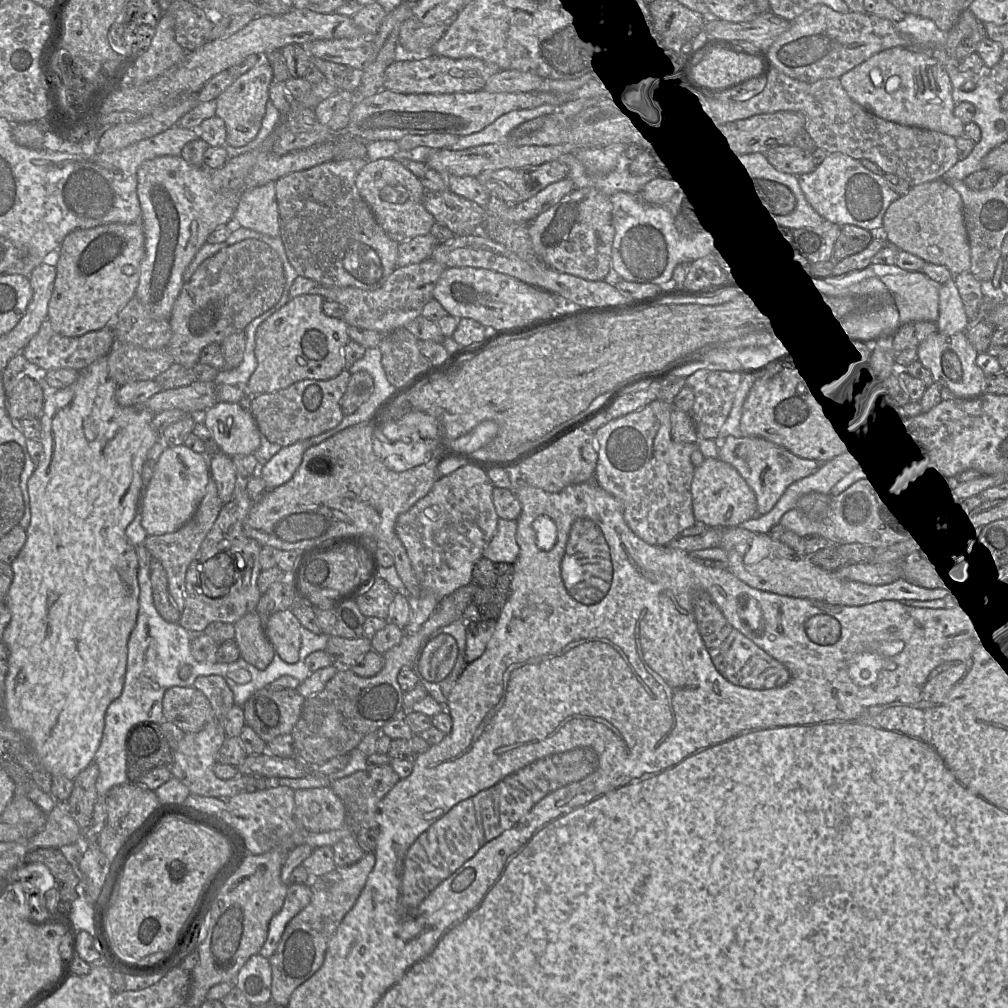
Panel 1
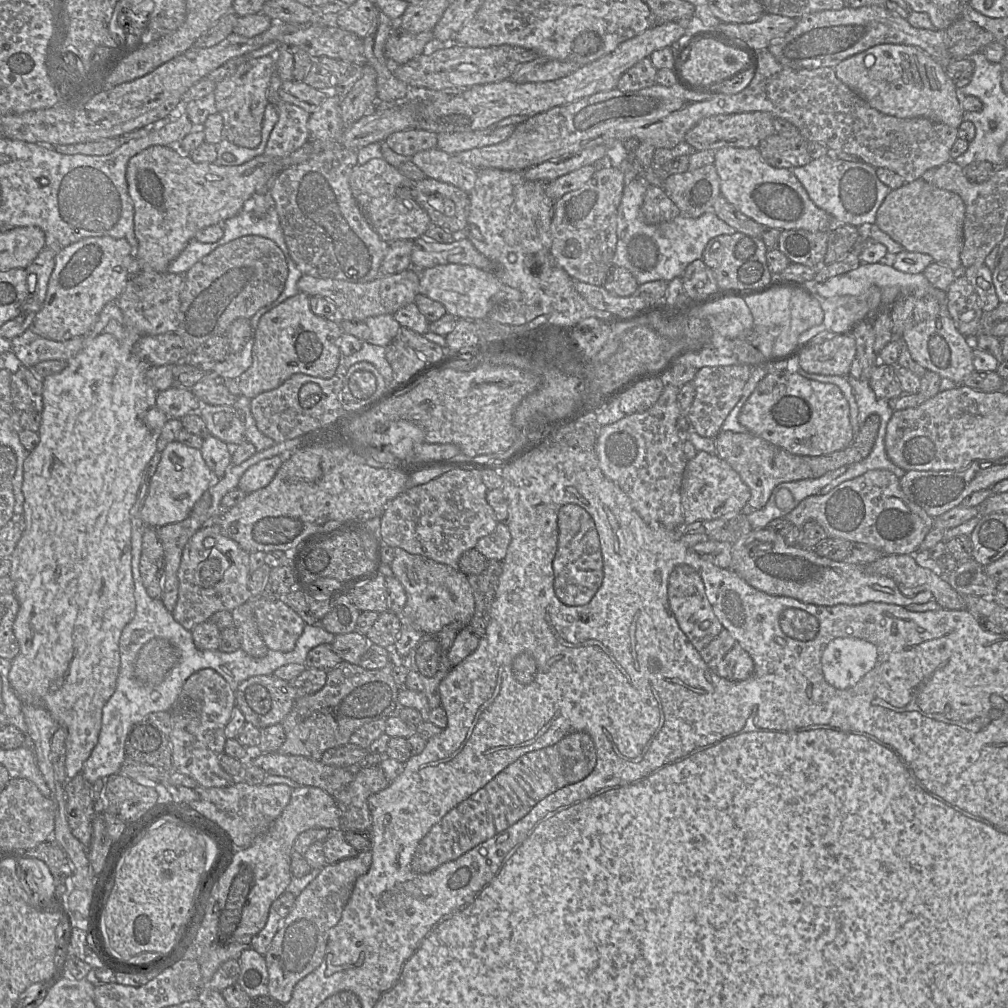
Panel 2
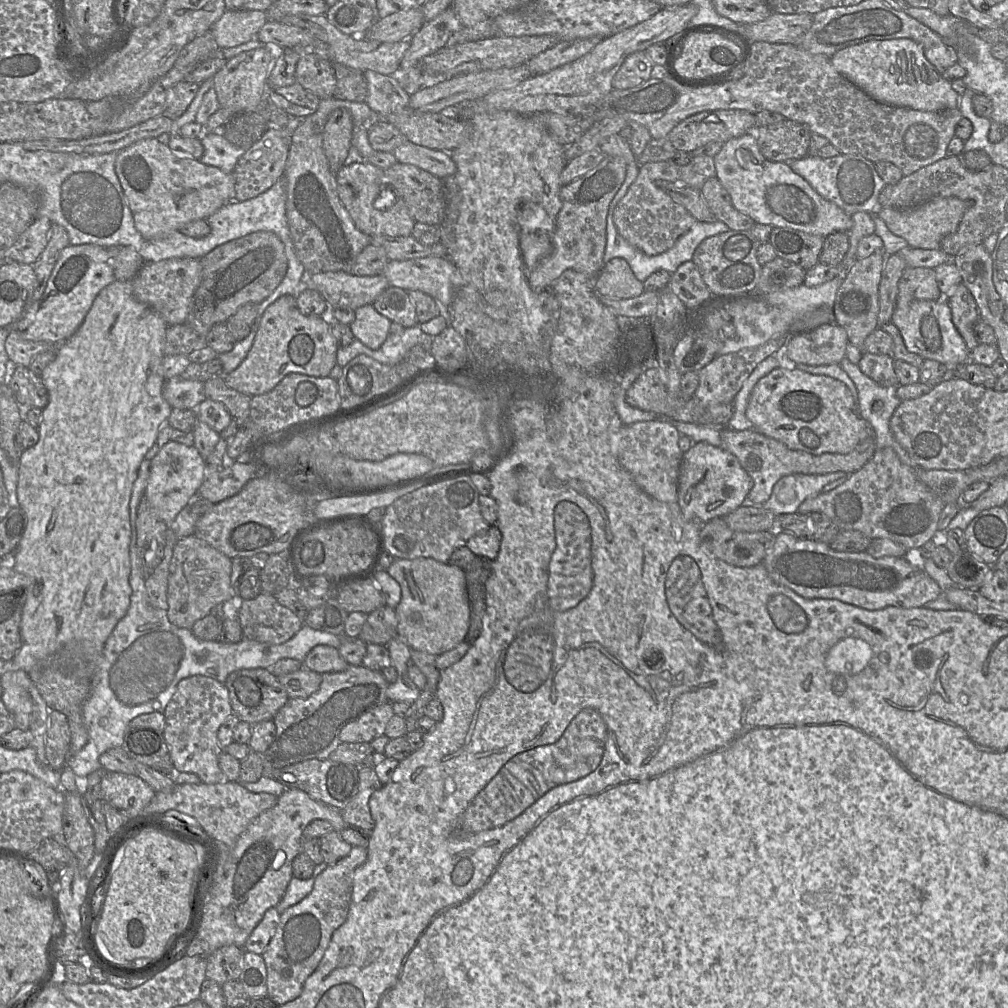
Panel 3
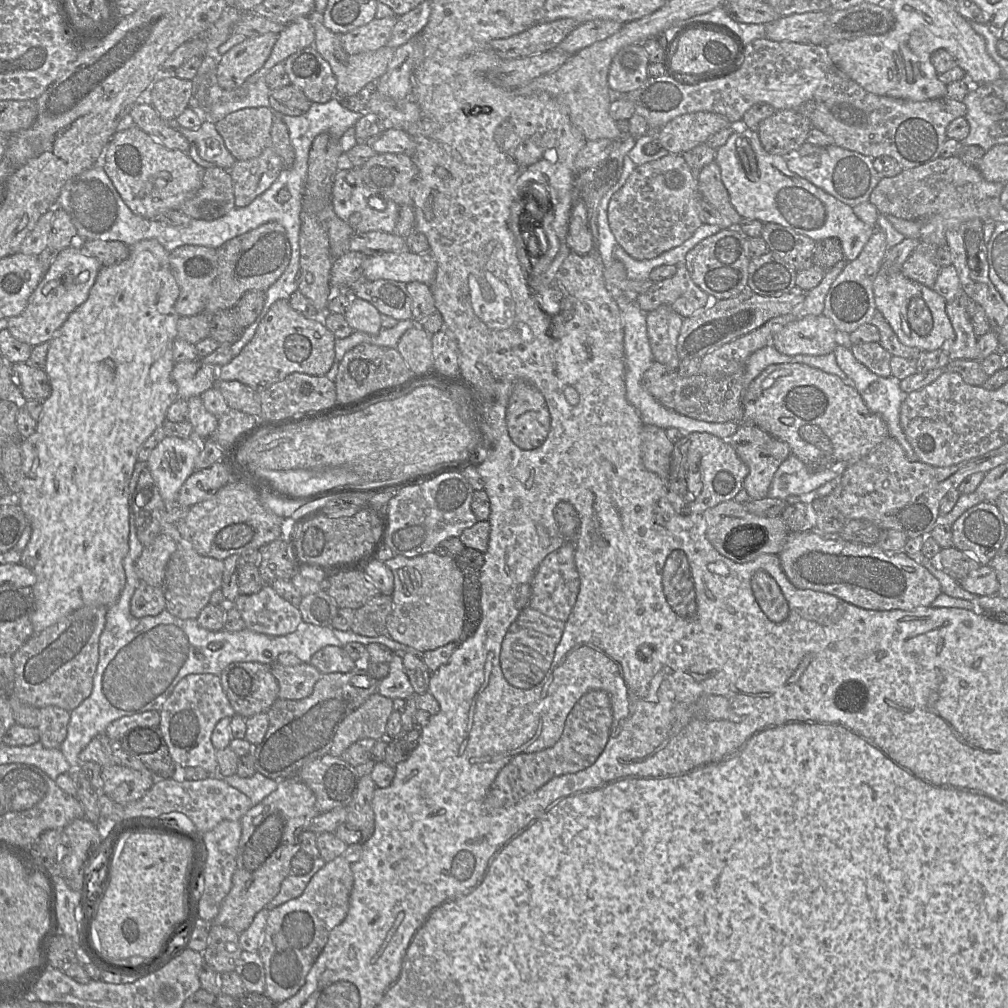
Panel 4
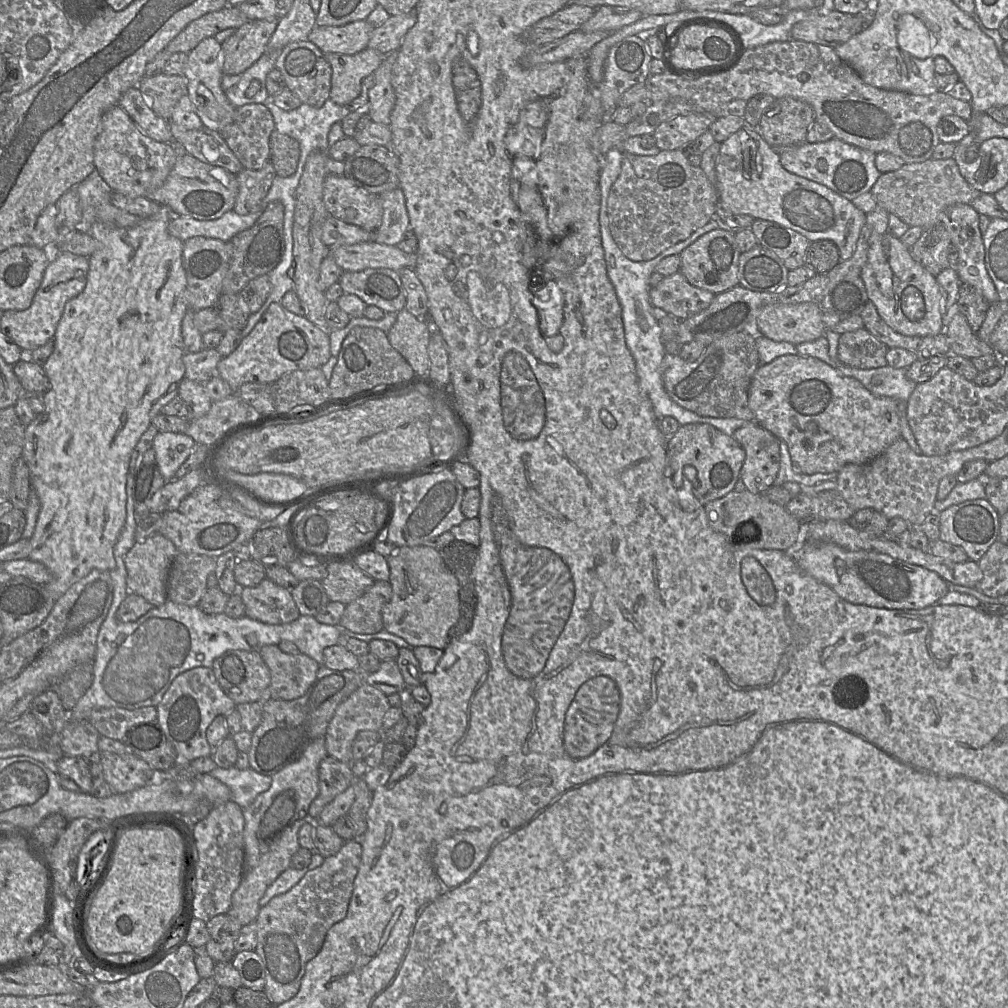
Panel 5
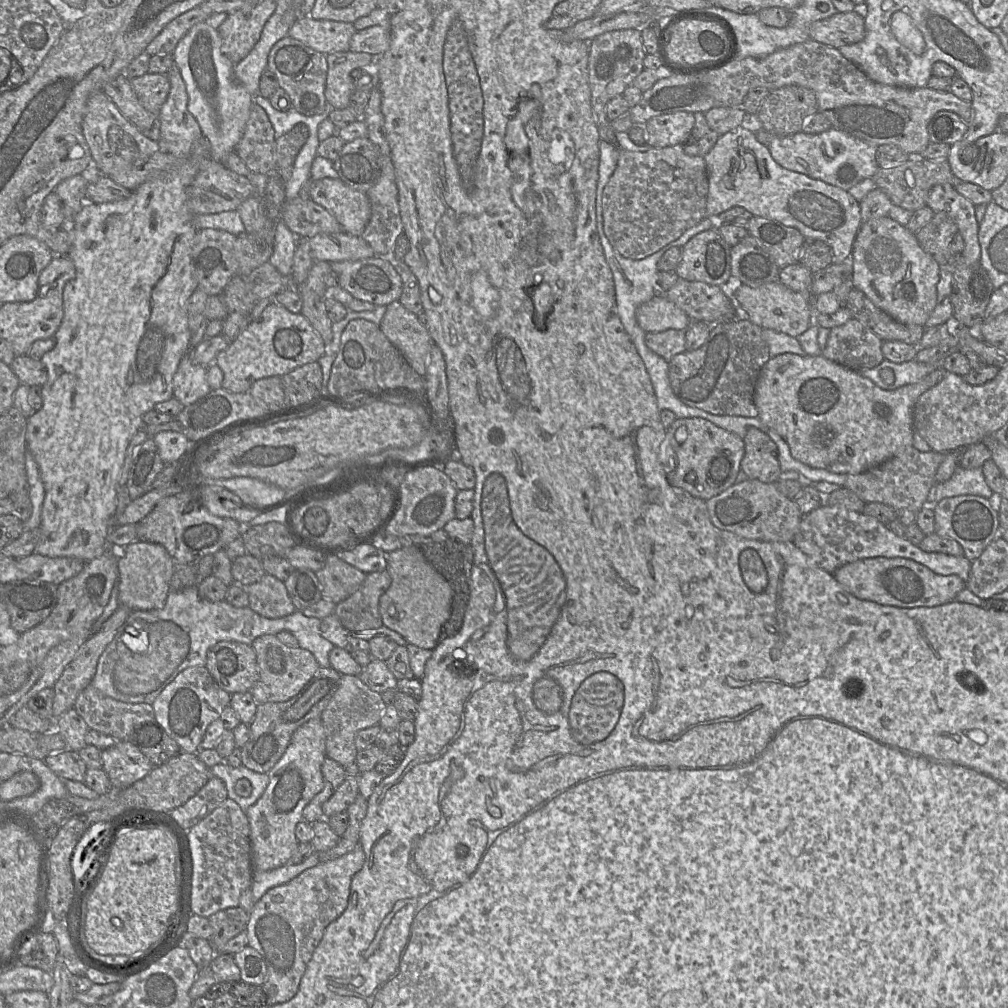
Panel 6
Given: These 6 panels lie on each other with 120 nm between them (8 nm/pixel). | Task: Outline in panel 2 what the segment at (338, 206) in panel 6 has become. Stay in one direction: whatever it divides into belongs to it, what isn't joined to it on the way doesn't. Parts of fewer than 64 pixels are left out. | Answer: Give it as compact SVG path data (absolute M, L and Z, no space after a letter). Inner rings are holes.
M382 157L357 164L350 174L349 186L364 217L387 243L396 240L414 241L423 237L431 224L428 214L413 197L412 183Z

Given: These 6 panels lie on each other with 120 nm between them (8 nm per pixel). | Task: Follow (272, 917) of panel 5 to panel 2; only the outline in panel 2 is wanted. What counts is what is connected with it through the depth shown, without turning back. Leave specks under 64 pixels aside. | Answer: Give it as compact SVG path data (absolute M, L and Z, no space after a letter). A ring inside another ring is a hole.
M371 851L326 864L317 877L296 897L289 914L274 935L264 954L268 971L268 994L281 1004L290 1001L295 985L322 962L331 929L339 922L356 879L371 865Z

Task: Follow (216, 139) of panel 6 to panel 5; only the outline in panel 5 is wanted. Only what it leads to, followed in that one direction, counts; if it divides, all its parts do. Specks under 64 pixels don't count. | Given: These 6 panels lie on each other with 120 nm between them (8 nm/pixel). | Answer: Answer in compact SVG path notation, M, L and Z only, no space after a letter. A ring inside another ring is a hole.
M214 37L203 39L187 54L183 75L188 80L188 95L194 112L200 117L203 125L210 130L220 132L233 121L235 107L229 102L221 88L223 71L221 69L222 44Z

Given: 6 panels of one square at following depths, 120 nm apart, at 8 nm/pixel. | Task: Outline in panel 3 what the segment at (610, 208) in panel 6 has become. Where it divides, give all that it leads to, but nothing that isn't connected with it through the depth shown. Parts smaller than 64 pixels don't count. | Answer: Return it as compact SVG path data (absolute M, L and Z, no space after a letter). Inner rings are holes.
M672 160L649 162L639 165L639 173L626 195L614 210L614 223L619 234L633 247L654 256L674 246L696 221L680 204L656 186L659 180L676 182L680 178L680 168Z

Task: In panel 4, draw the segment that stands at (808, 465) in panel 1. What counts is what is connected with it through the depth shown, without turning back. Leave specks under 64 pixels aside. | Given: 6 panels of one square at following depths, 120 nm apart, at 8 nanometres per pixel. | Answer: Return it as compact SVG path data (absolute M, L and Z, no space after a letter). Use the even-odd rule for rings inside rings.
M750 422L740 423L738 429L728 441L736 451L738 457L748 467L743 487L746 489L751 500L759 500L768 496L778 467L792 454L789 446Z

